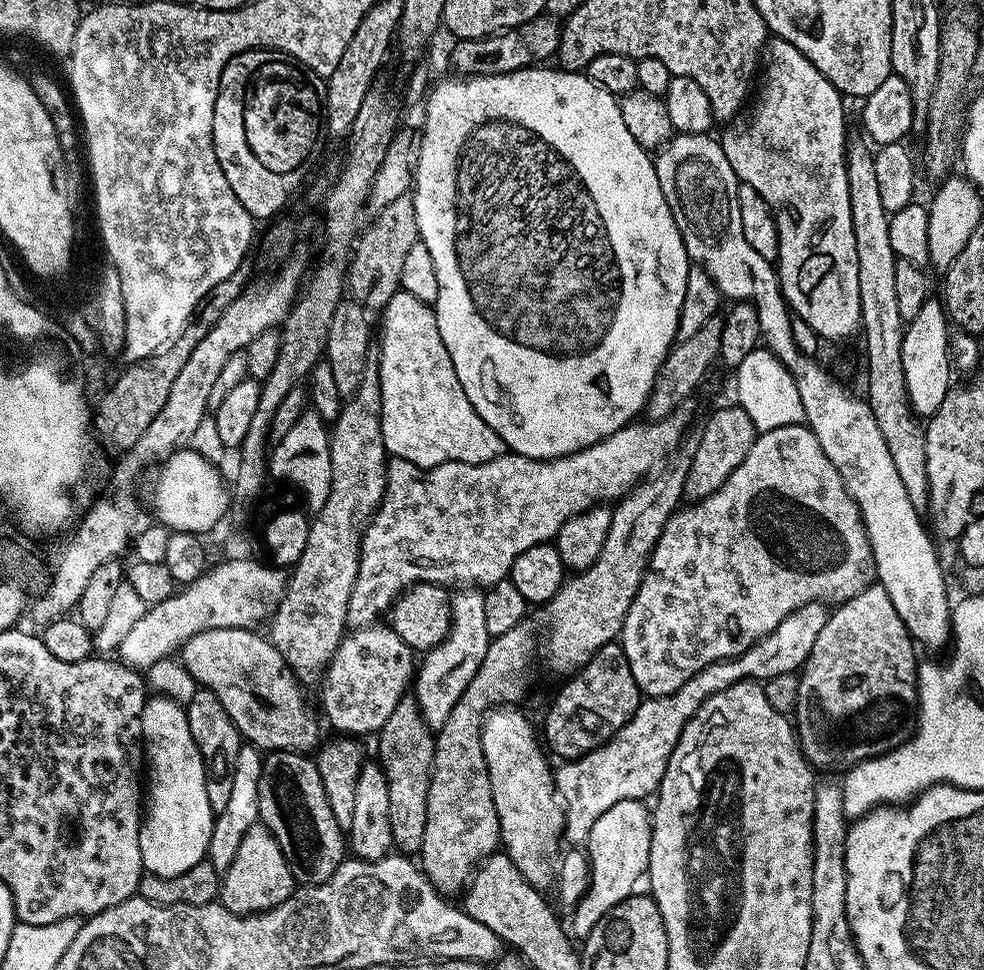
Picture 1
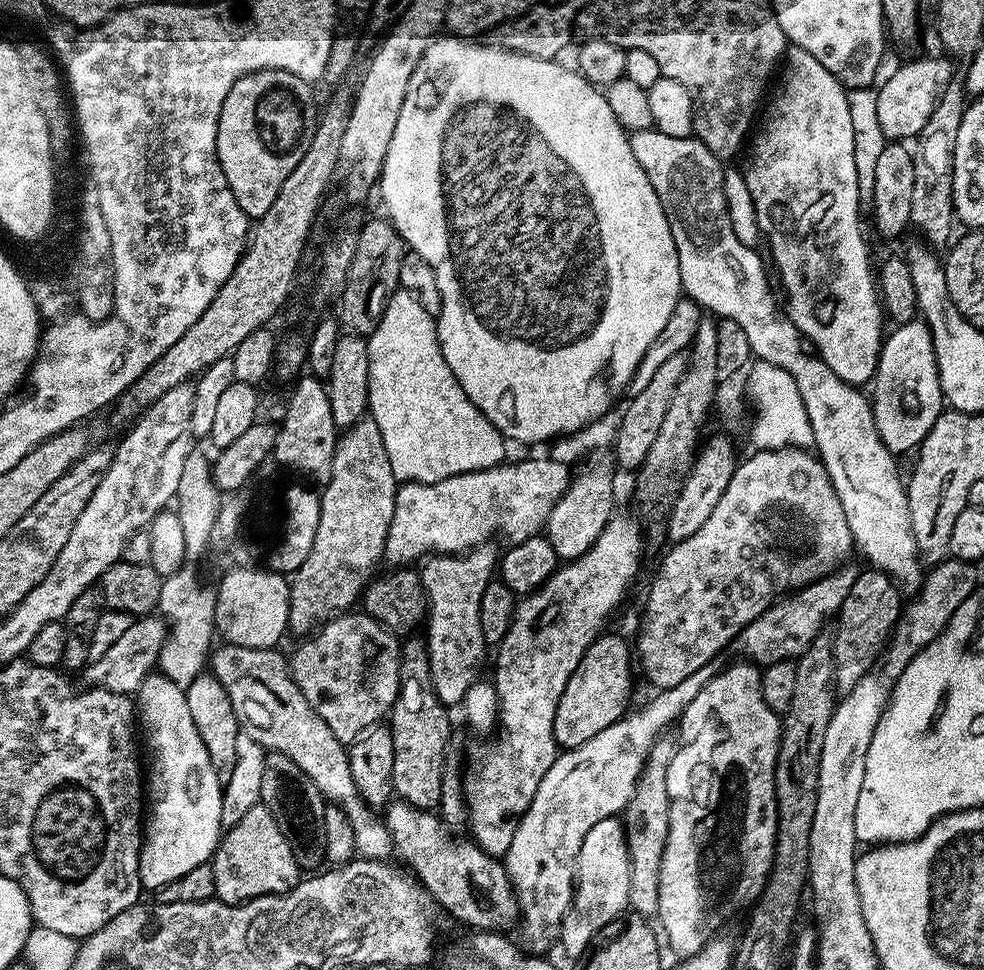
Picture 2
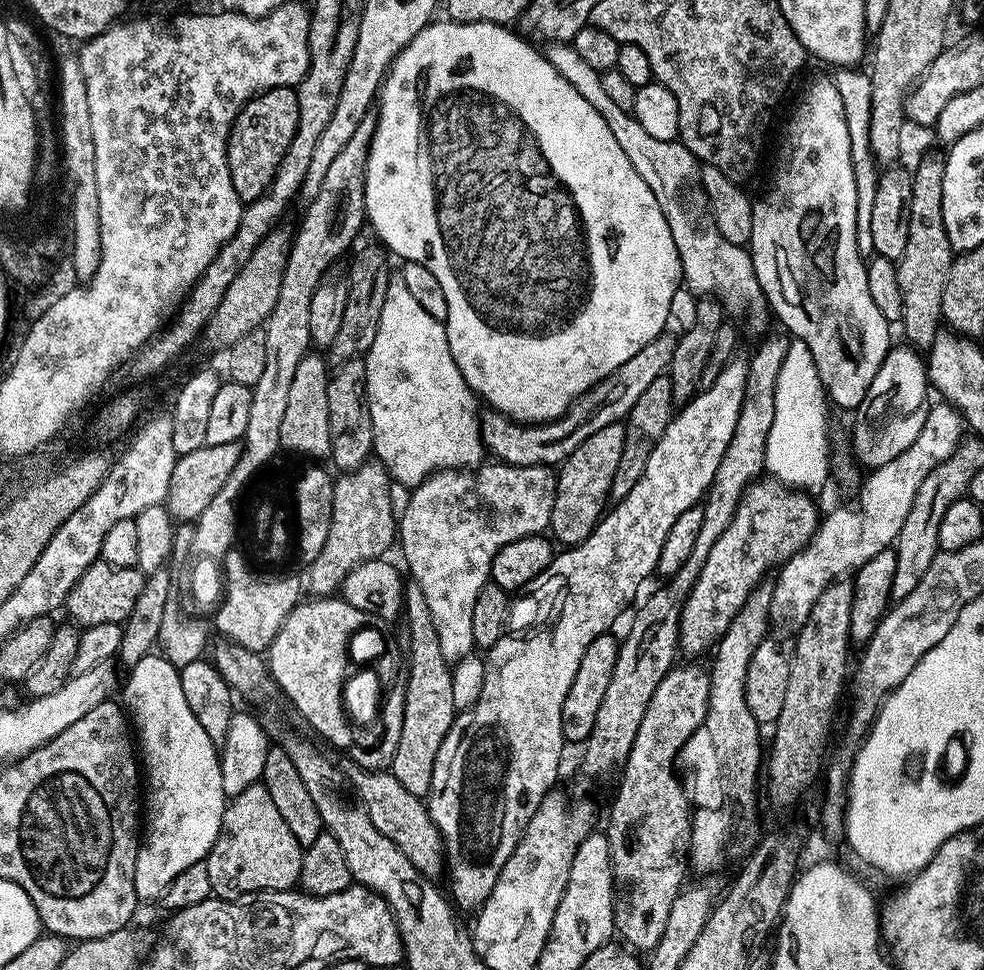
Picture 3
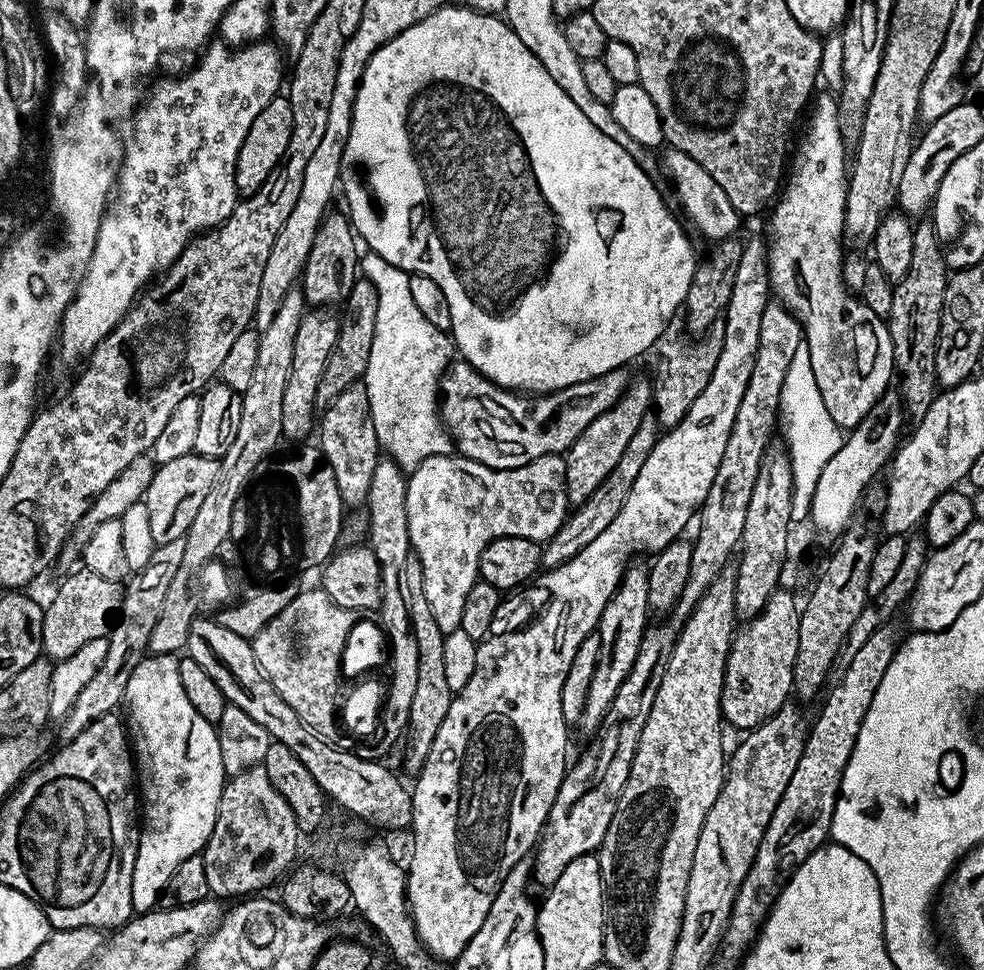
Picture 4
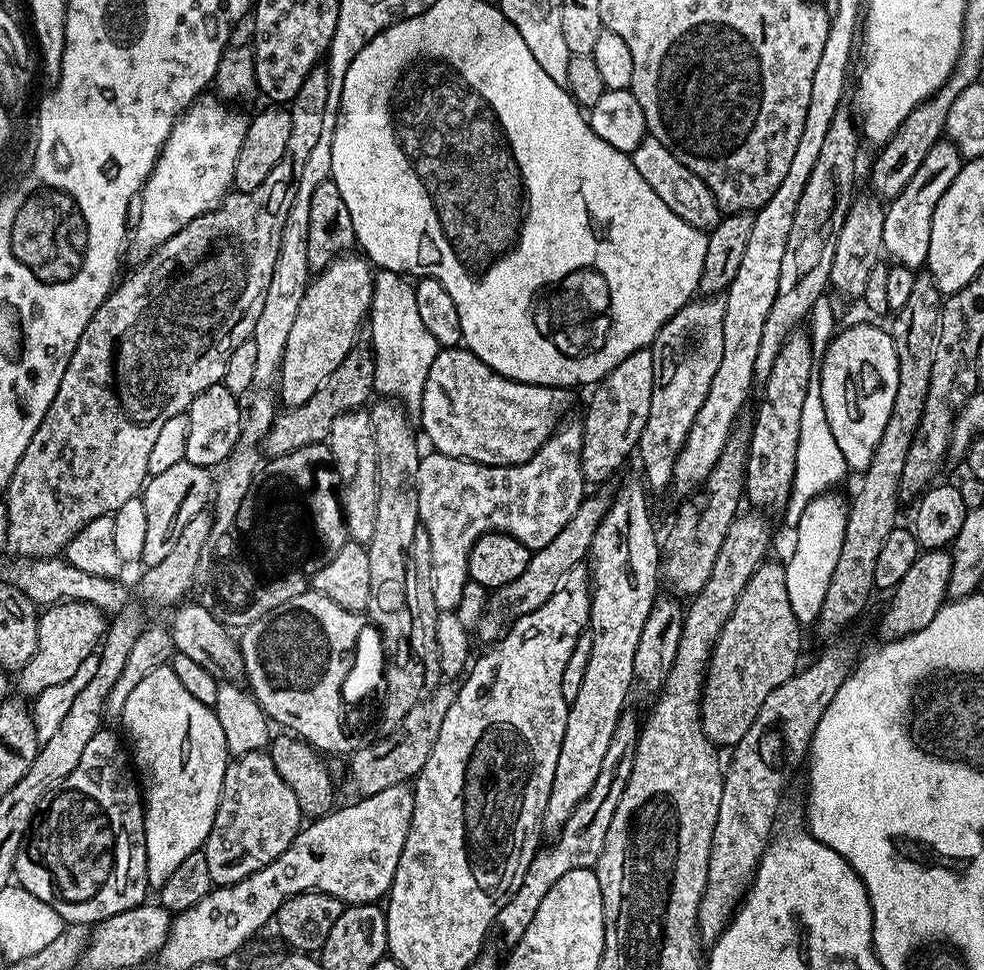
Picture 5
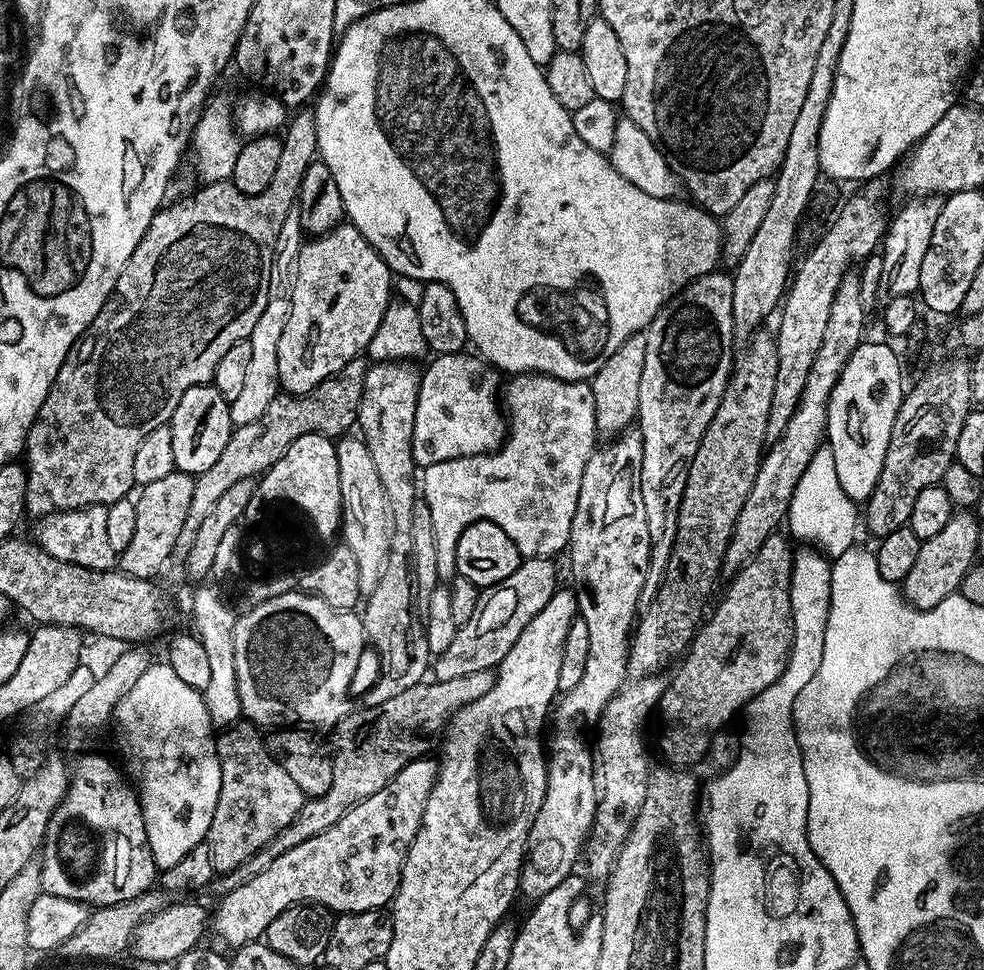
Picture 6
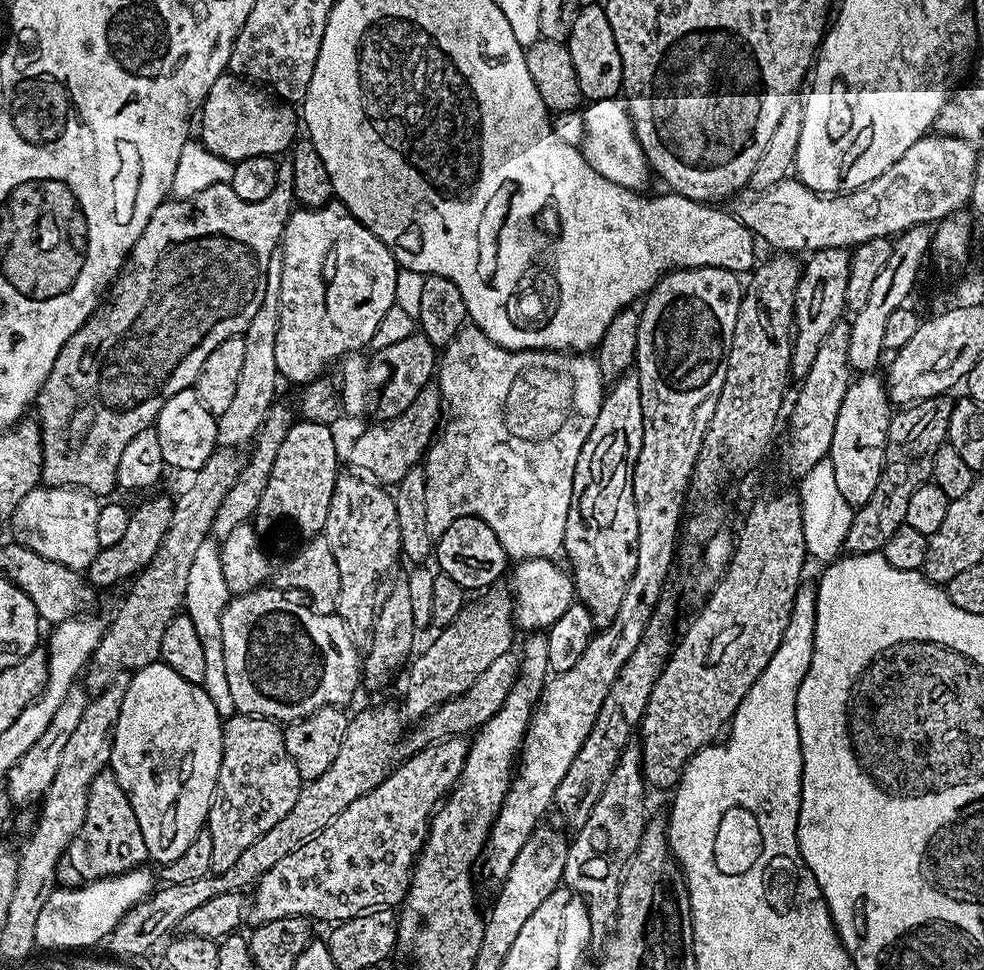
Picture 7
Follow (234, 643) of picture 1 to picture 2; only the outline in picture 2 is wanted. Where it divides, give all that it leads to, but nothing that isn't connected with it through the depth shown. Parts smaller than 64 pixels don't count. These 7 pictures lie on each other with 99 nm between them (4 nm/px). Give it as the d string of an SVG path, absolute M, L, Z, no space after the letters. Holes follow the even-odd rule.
M227 642L221 643L221 645L221 648L219 645L211 653L210 668L218 678L218 682L222 682L222 686L226 686L226 694L230 694L230 706L234 706L236 720L240 723L240 731L250 738L254 738L254 742L261 744L268 752L286 754L286 758L290 758L290 762L294 762L294 766L298 766L302 770L302 774L306 774L306 778L310 778L310 782L314 782L314 786L318 786L325 801L338 804L344 809L354 832L357 853L363 859L387 861L388 855L391 857L394 852L388 825L369 808L358 794L358 790L354 786L354 774L350 774L347 747L342 742L338 742L338 738L334 738L330 726L326 726L326 722L322 722L322 718L318 718L318 714L314 714L314 706L310 706L310 702L306 702L302 690L298 690L285 653L283 656L276 648L248 649L246 646Z

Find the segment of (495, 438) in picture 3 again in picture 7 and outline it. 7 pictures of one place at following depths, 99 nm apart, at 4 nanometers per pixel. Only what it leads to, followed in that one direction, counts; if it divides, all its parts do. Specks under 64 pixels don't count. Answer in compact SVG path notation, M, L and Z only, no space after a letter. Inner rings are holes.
M430 382L419 392L418 398L414 400L403 412L402 415L396 416L392 421L377 423L378 426L372 426L366 429L348 448L348 460L353 469L364 471L371 476L373 481L379 482L384 486L395 486L398 481L405 477L409 469L415 467L424 456L427 448L432 443L434 435L438 430L438 418L442 412L442 397L440 389Z

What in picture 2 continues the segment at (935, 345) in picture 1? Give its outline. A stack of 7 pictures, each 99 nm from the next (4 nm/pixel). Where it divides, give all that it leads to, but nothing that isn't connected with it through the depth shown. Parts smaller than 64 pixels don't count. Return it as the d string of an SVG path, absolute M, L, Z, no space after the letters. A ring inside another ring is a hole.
M917 318L908 324L895 325L883 337L880 346L879 360L876 366L874 379L871 381L870 403L874 416L874 426L880 432L882 442L893 454L908 452L919 449L920 443L926 438L928 431L934 426L942 409L945 407L945 400L942 398L940 389L940 368L934 366L934 342L932 341L932 330L928 328L923 319Z

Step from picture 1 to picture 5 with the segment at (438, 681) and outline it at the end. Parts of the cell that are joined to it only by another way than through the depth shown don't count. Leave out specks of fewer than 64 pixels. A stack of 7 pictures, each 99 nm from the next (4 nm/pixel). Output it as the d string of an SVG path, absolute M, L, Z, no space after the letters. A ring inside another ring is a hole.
M564 422L557 427L548 441L538 449L532 458L518 465L492 467L490 465L476 464L470 460L462 460L458 457L443 456L442 453L435 451L429 454L430 456L428 454L421 455L418 474L416 475L418 514L420 515L420 527L426 530L426 534L430 534L430 562L432 563L432 581L434 582L434 602L437 608L441 610L454 610L458 606L458 598L462 598L462 586L468 581L468 555L479 536L484 536L488 532L506 532L509 536L515 538L515 540L521 540L528 549L535 550L546 546L546 542L554 539L558 535L558 530L562 530L562 526L566 526L566 522L570 522L570 518L574 518L574 510L578 510L578 506L582 503L586 495L586 489L584 489L586 487L586 481L582 474L581 464L583 441L583 423L566 424Z

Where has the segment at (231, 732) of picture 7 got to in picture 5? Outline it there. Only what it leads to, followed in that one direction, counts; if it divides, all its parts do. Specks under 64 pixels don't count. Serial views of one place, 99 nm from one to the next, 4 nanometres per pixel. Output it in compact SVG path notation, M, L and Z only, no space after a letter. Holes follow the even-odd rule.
M267 751L251 752L229 759L228 769L222 782L218 810L214 814L214 826L202 849L206 854L206 863L210 869L213 885L237 884L242 878L262 870L292 845L301 827L302 817L298 798L294 798L294 790L290 790L290 786L282 782L282 774L278 774L278 766L274 766Z

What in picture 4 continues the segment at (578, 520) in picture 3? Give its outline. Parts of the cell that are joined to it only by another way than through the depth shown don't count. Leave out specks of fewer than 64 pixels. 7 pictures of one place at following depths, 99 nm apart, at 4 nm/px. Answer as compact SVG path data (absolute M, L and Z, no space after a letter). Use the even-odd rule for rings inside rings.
M633 379L629 383L624 397L617 401L612 408L605 413L599 414L598 418L591 422L578 439L569 446L564 461L566 462L566 490L568 491L569 505L579 506L586 502L602 482L618 466L618 458L622 458L626 445L631 436L642 426L642 418L650 415L652 402L653 381Z

